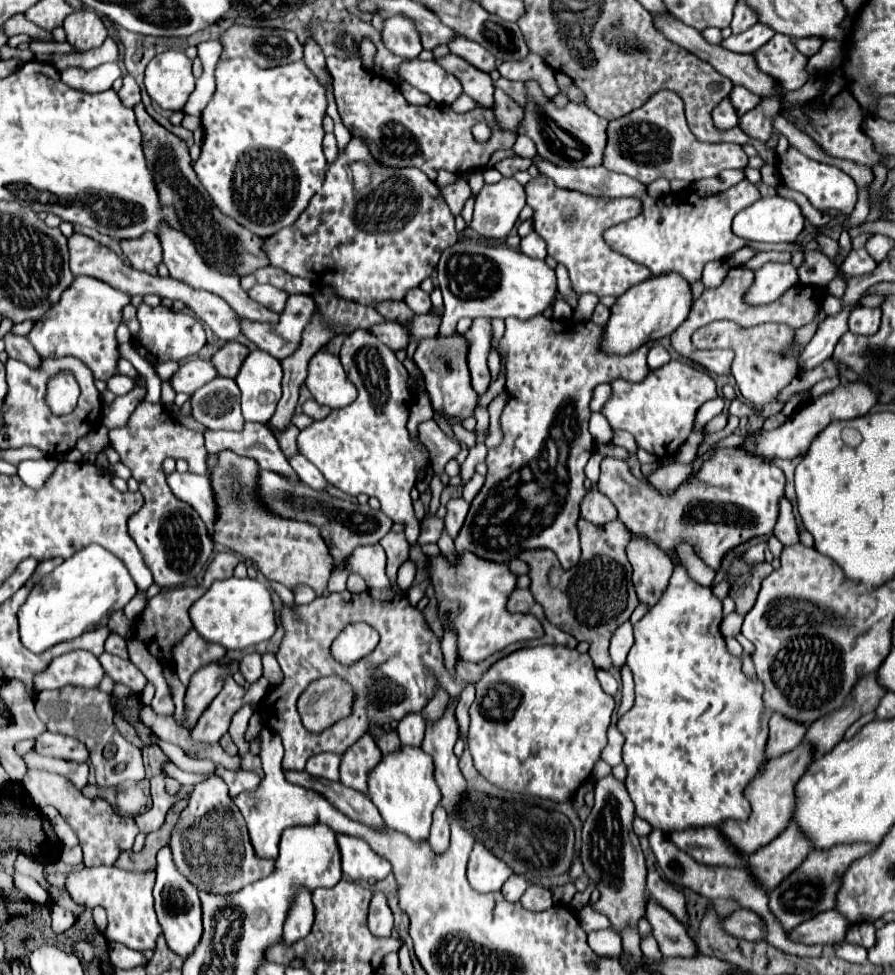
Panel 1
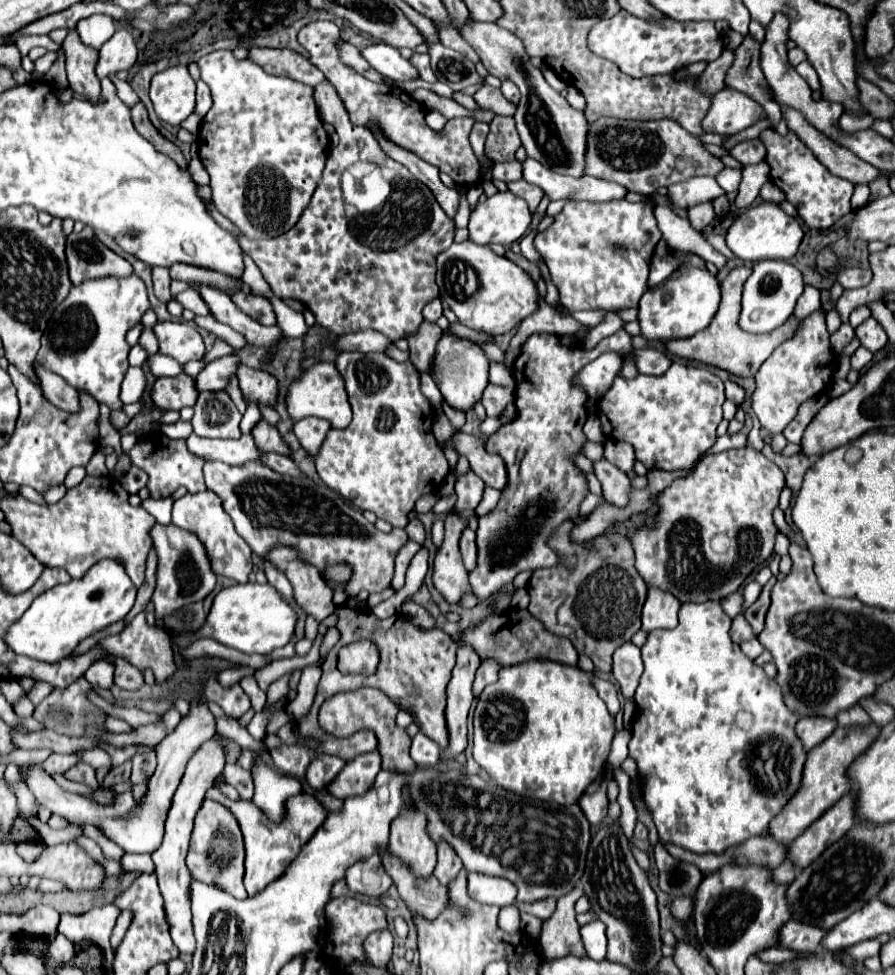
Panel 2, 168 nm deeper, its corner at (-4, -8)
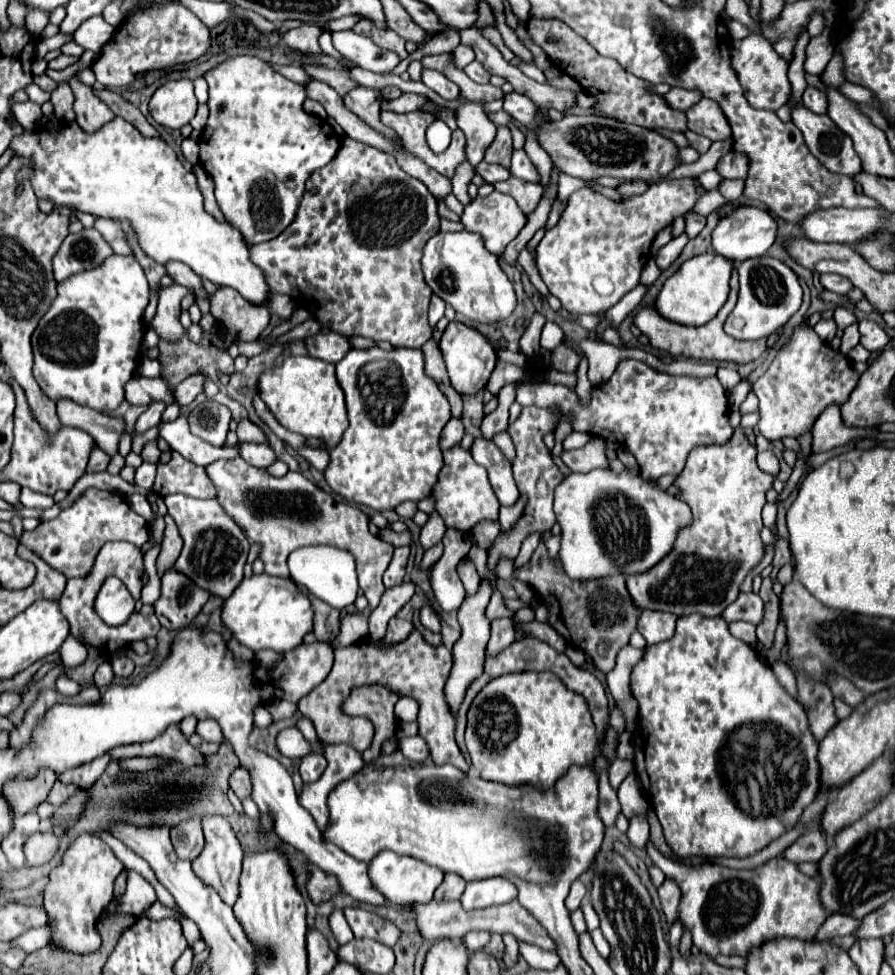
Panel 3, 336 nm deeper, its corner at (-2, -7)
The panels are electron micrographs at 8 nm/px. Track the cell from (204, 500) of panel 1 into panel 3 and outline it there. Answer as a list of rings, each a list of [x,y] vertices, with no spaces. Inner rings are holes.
[[[169,494],[163,502],[183,538],[183,550],[171,570],[185,574],[195,586],[207,590],[211,596],[227,600],[243,580],[243,566],[249,552],[247,536],[217,500],[197,500],[185,494]]]

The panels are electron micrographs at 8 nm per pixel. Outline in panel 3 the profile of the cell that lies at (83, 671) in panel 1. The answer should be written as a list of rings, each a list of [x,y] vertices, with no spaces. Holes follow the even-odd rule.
[[[109,662],[101,664],[101,666],[95,670],[93,680],[95,680],[95,686],[97,686],[97,688],[109,686],[109,684],[113,682],[113,670],[111,670],[111,664],[109,664]]]

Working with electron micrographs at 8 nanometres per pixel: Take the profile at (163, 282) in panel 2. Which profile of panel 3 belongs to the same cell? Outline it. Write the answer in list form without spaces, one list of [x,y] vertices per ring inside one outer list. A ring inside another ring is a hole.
[[[171,284],[159,292],[159,306],[151,320],[151,328],[159,334],[161,340],[175,344],[183,338],[185,330],[179,322],[179,314],[181,314],[179,304],[187,294],[193,294],[193,292],[179,284]]]

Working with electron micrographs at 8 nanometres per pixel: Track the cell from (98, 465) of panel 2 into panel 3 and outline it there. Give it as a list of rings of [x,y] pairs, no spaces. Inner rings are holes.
[[[69,400],[57,406],[57,414],[63,426],[85,430],[93,436],[95,444],[103,448],[103,452],[109,452],[109,456],[117,454],[119,440],[125,434],[125,420],[107,416],[103,412],[93,412],[89,408],[81,408],[79,404],[69,404]]]

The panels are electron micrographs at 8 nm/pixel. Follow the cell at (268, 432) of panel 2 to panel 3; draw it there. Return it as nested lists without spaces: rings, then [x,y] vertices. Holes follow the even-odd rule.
[[[247,418],[237,424],[237,438],[239,442],[265,442],[265,434]]]

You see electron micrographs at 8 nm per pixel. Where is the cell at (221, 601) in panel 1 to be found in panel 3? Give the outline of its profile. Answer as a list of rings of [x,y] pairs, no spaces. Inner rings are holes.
[[[253,574],[245,578],[233,596],[223,604],[223,624],[231,630],[231,634],[251,648],[253,652],[259,650],[273,650],[273,652],[289,652],[297,648],[305,634],[313,632],[313,606],[307,594],[303,594],[293,580],[269,574]]]

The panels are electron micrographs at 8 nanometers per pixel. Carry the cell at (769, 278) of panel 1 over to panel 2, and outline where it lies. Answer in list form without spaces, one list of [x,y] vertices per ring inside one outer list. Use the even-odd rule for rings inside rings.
[[[757,261],[753,275],[743,287],[743,309],[739,327],[749,333],[767,333],[783,325],[793,313],[799,295],[803,293],[803,275],[787,261]]]

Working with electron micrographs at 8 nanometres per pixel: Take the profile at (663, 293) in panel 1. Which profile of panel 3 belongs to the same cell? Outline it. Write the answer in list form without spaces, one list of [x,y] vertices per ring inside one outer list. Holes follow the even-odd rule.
[[[719,254],[695,256],[683,262],[683,266],[663,284],[655,300],[655,308],[661,312],[661,316],[665,316],[667,320],[675,320],[677,324],[685,326],[705,324],[719,312],[719,308],[725,304],[729,296],[731,270],[733,270],[733,260],[725,256]]]

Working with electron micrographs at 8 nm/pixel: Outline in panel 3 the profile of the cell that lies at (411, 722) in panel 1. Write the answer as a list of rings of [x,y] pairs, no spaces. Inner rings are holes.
[[[411,736],[411,738],[401,738],[399,740],[399,750],[403,752],[403,756],[411,762],[423,762],[425,758],[429,758],[429,748],[427,744],[421,740],[421,736]]]

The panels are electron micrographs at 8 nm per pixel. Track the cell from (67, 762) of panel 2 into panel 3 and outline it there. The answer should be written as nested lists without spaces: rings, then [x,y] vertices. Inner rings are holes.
[[[39,772],[39,776],[35,776],[33,780],[13,780],[5,784],[3,796],[9,804],[11,816],[23,816],[45,802],[55,780],[57,776],[53,776],[53,772]]]

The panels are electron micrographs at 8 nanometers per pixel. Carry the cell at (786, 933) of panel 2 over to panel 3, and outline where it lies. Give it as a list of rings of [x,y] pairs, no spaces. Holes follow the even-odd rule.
[[[831,914],[829,920],[821,926],[821,932],[817,932],[817,940],[833,940],[837,936],[849,936],[855,934],[861,926],[861,920],[847,916],[847,914]]]

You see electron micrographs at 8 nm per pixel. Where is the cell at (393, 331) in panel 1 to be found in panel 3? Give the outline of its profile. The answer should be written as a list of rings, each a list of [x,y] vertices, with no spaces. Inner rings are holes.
[[[319,332],[315,336],[309,336],[305,340],[305,348],[309,356],[331,364],[337,364],[351,350],[347,338],[335,332]]]

